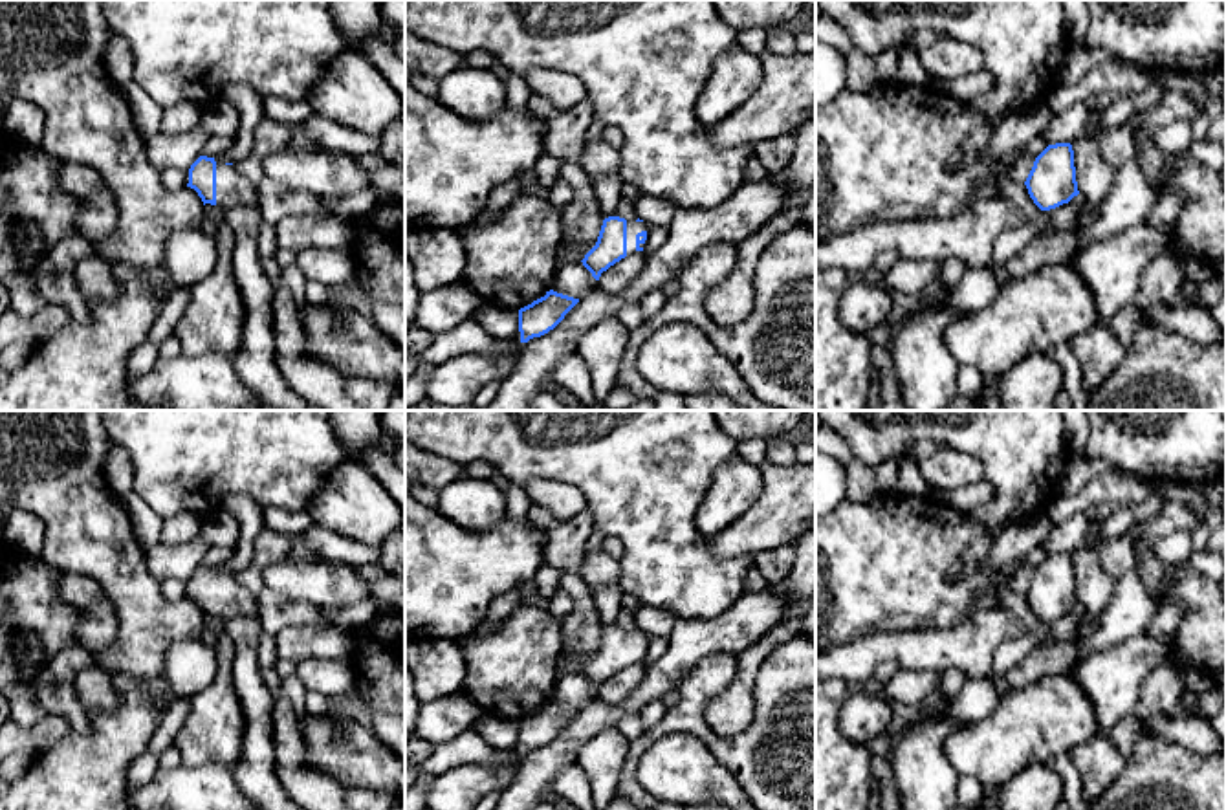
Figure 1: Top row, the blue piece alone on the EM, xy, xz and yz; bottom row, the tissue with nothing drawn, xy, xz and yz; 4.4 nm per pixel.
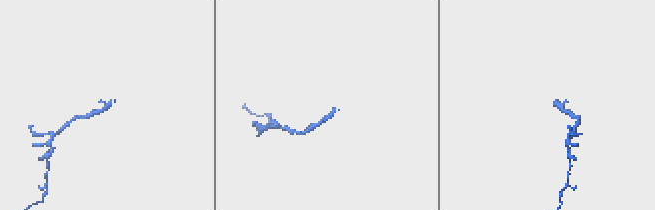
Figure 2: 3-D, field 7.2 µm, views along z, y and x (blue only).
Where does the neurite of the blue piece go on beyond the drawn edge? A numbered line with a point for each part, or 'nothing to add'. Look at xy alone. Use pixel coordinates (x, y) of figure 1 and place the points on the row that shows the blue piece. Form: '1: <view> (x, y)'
1: xy (233, 189)

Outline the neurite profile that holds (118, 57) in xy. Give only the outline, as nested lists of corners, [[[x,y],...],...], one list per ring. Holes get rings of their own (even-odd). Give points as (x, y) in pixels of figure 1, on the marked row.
[[[110,29],[108,46],[104,51],[106,71],[119,86],[134,79],[134,55],[126,38]]]

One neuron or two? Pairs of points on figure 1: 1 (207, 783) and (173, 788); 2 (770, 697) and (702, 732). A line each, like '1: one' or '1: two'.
1: one
2: one

